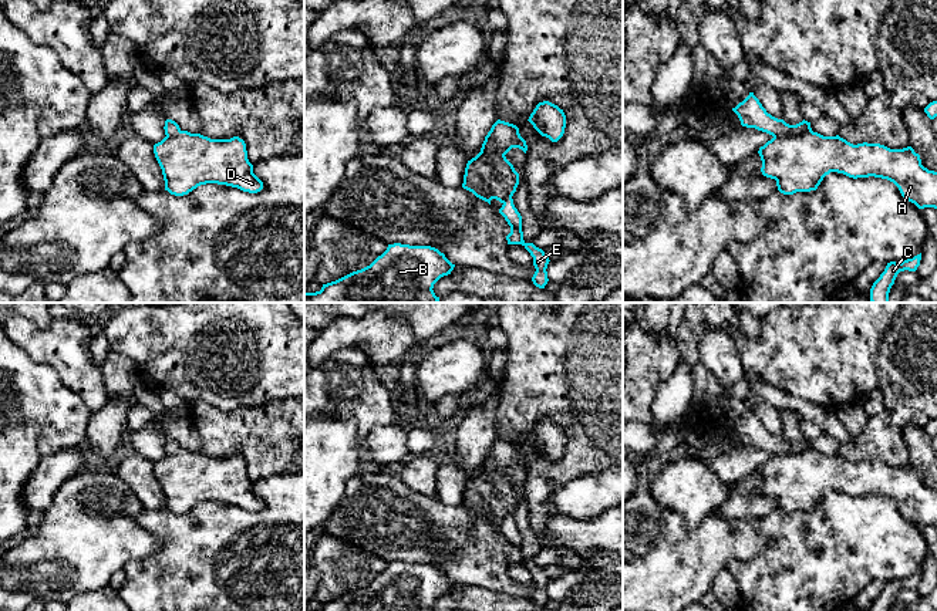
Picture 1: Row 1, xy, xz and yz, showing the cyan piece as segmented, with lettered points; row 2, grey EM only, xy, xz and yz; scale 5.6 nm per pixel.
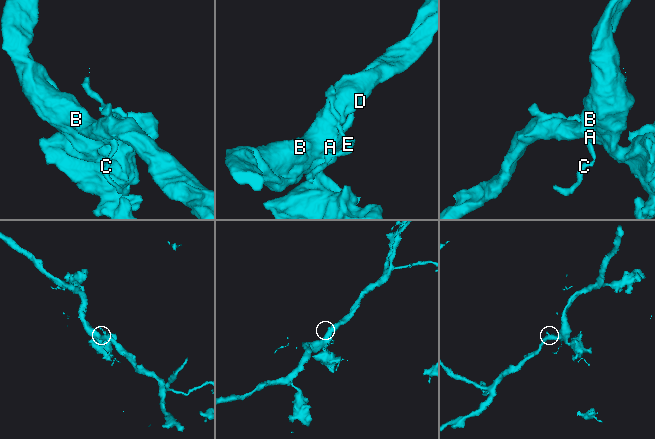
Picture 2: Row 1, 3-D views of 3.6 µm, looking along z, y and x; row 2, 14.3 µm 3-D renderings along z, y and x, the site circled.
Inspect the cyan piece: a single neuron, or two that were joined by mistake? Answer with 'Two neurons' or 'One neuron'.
Two neurons

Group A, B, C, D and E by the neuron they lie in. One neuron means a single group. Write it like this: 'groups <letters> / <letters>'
groups A B D / C E

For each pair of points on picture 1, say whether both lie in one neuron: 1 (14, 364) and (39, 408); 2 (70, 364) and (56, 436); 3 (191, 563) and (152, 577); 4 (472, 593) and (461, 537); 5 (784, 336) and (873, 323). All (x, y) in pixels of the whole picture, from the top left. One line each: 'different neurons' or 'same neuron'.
1: same neuron
2: different neurons
3: same neuron
4: different neurons
5: same neuron

